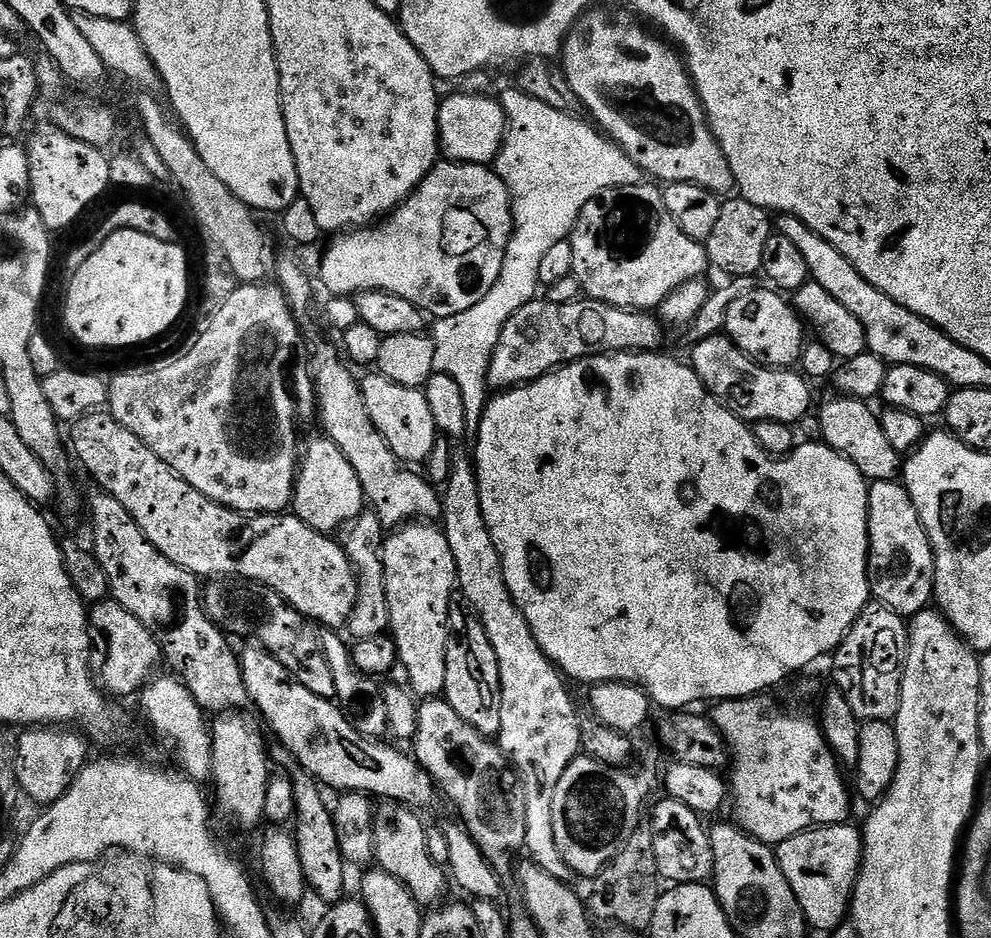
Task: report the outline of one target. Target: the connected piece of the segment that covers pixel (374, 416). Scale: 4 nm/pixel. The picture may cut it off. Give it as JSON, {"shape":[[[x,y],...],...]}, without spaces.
{"shape":[[[373,374],[362,380],[360,392],[374,426],[382,434],[382,438],[386,438],[390,450],[394,450],[394,454],[405,464],[420,466],[416,464],[422,463],[431,454],[438,439],[434,414],[430,414],[430,402],[426,402],[423,391],[398,386],[398,382],[390,382],[390,378]]]}

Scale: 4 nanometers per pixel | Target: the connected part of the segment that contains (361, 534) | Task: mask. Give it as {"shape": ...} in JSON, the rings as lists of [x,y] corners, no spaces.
{"shape":[[[372,514],[361,515],[352,530],[348,541],[343,541],[342,547],[348,556],[348,561],[352,563],[352,568],[356,571],[360,585],[358,586],[358,598],[354,602],[354,610],[350,610],[346,632],[353,641],[373,640],[374,637],[385,635],[389,631],[390,602],[386,602],[386,582],[382,559],[386,536],[380,527],[380,521]]]}

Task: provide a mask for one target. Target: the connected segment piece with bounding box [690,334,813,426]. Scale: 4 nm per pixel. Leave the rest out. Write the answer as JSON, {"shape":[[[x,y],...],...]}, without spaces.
{"shape":[[[724,334],[695,341],[691,346],[693,347],[692,357],[690,357],[692,369],[696,371],[698,378],[702,378],[706,390],[710,390],[715,400],[724,404],[726,410],[733,412],[739,420],[752,426],[758,422],[782,422],[796,426],[799,425],[799,420],[811,410],[813,385],[799,371],[792,368],[769,368],[758,364]]]}

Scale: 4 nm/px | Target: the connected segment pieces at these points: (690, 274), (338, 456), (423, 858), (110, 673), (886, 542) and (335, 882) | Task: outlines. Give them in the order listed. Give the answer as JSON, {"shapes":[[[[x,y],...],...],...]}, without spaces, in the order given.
{"shapes":[[[[652,182],[611,188],[586,202],[582,214],[576,219],[570,239],[574,254],[572,275],[579,282],[581,293],[587,299],[619,308],[659,309],[661,302],[678,286],[703,277],[704,271],[710,268],[707,247],[701,241],[687,236],[674,222],[674,218],[670,218],[663,191]]],[[[327,438],[319,439],[310,441],[308,449],[305,452],[303,449],[302,455],[299,457],[296,486],[292,489],[291,507],[294,509],[294,515],[302,522],[309,524],[314,531],[332,534],[335,533],[335,528],[340,528],[343,524],[351,525],[365,511],[366,501],[362,486],[358,482],[358,474],[354,474],[354,466],[350,466],[350,462],[346,462],[346,454],[342,454],[342,450],[338,450],[334,441]]],[[[384,802],[375,809],[372,818],[375,863],[386,874],[398,878],[402,886],[421,906],[436,906],[445,899],[444,891],[450,888],[450,880],[445,869],[434,863],[426,846],[426,824],[419,820],[413,809],[395,802]]],[[[106,599],[91,605],[88,614],[90,629],[90,660],[94,665],[94,679],[109,697],[135,697],[140,689],[153,679],[156,663],[161,663],[162,653],[156,639],[130,614],[122,610],[117,600]]],[[[873,480],[868,490],[868,581],[872,587],[871,599],[877,604],[885,604],[905,618],[925,611],[934,600],[936,559],[932,543],[928,541],[918,510],[914,510],[910,494],[903,483],[896,480]]],[[[300,774],[300,777],[294,780],[294,793],[296,798],[294,839],[302,874],[313,893],[316,891],[322,899],[328,900],[327,902],[335,902],[345,895],[344,868],[346,869],[346,861],[340,855],[332,812],[329,805],[328,808],[324,805],[323,794],[325,793],[321,785],[307,774]]]]}

